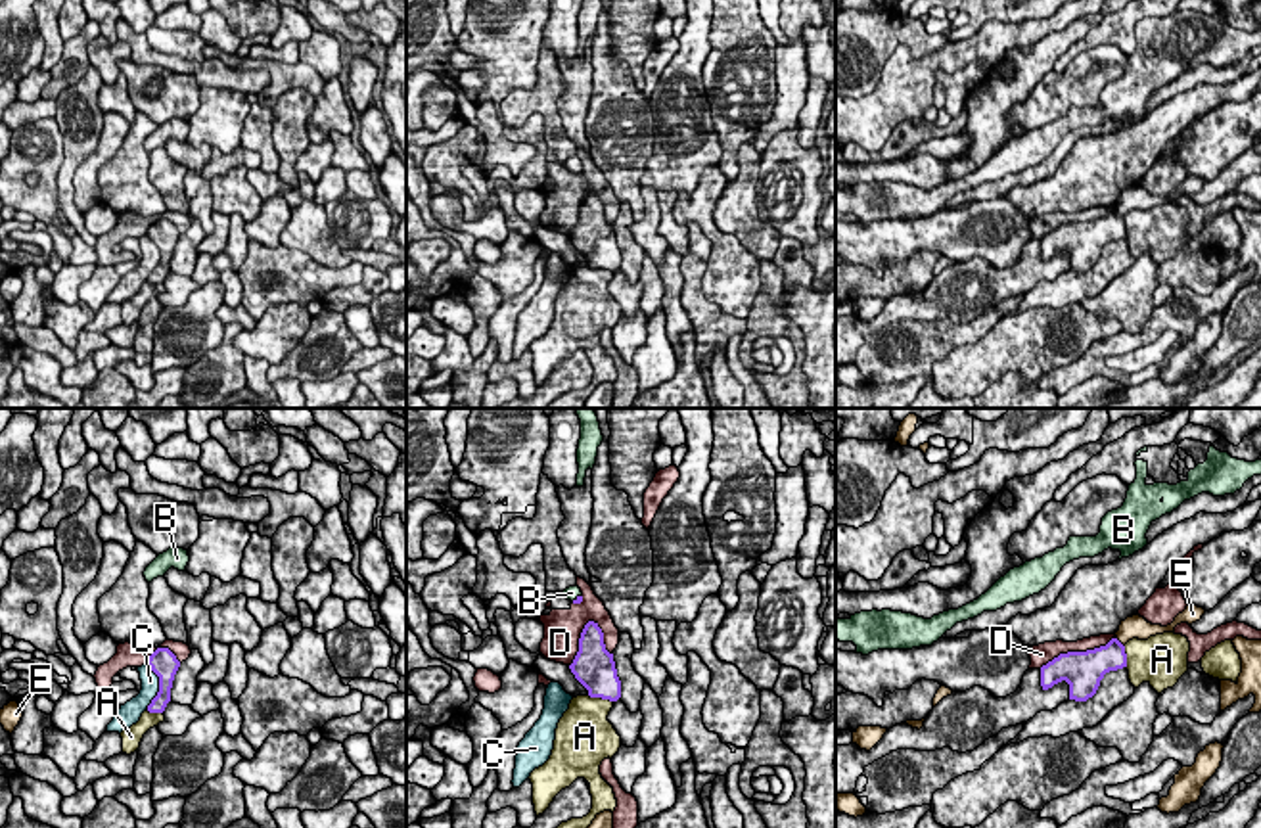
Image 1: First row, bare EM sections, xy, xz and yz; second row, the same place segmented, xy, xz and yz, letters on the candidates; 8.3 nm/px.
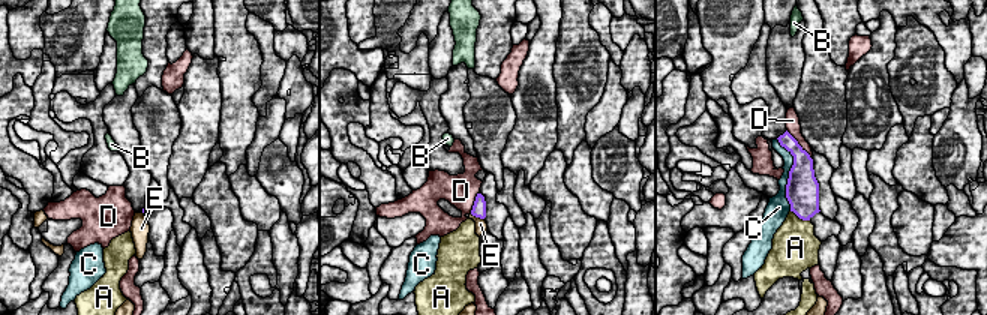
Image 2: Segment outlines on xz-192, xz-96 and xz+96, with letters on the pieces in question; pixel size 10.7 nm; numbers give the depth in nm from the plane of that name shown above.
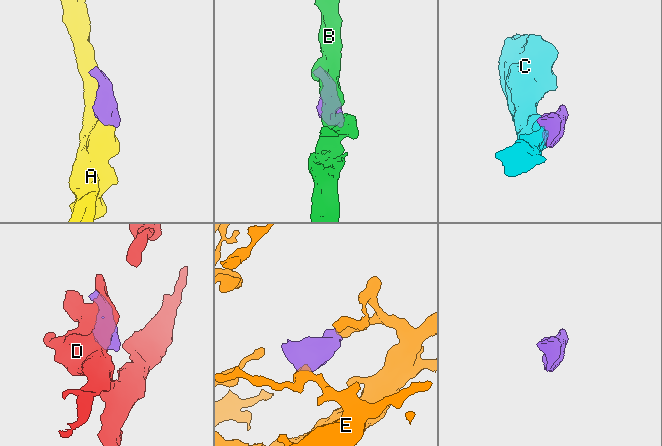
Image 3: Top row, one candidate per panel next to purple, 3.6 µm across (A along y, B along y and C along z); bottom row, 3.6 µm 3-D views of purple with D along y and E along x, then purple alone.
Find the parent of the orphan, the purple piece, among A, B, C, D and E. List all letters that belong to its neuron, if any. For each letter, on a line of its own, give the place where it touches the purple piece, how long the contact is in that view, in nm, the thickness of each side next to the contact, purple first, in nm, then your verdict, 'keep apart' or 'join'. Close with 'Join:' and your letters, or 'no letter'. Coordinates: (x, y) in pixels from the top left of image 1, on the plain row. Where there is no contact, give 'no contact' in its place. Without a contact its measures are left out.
A: xz (600, 267) | 220 nm | 340/360 nm | keep apart
B: xz (577, 167) | 110 nm | 60/120 nm | join
C: xy (160, 257) | 380 nm | 220/160 nm | keep apart
D: xz (579, 211) | 440 nm | 340/320 nm | keep apart
E: yz (1120, 213) | 110 nm | 240/190 nm | keep apart
Join: B

